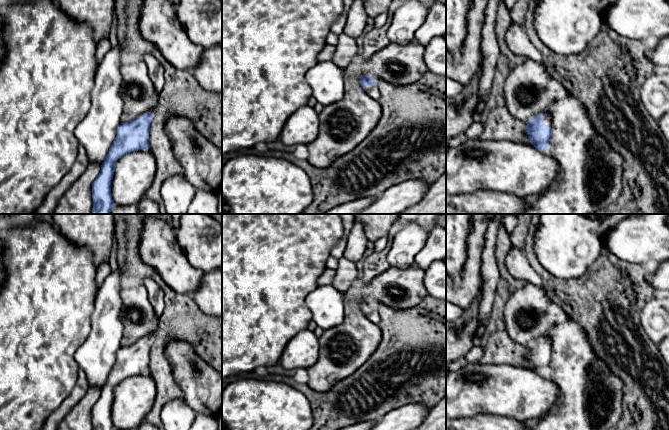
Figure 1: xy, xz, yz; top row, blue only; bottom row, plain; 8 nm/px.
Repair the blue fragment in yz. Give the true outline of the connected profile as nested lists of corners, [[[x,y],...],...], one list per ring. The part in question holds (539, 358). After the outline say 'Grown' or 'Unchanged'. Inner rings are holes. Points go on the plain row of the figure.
[[[539,337],[528,344],[526,348],[526,356],[532,369],[539,374],[547,375],[552,358],[551,338]]]. Grown

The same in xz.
[[[361,299],[360,308],[373,323],[379,325],[381,318],[374,303],[372,303],[370,300]]]. Grown

